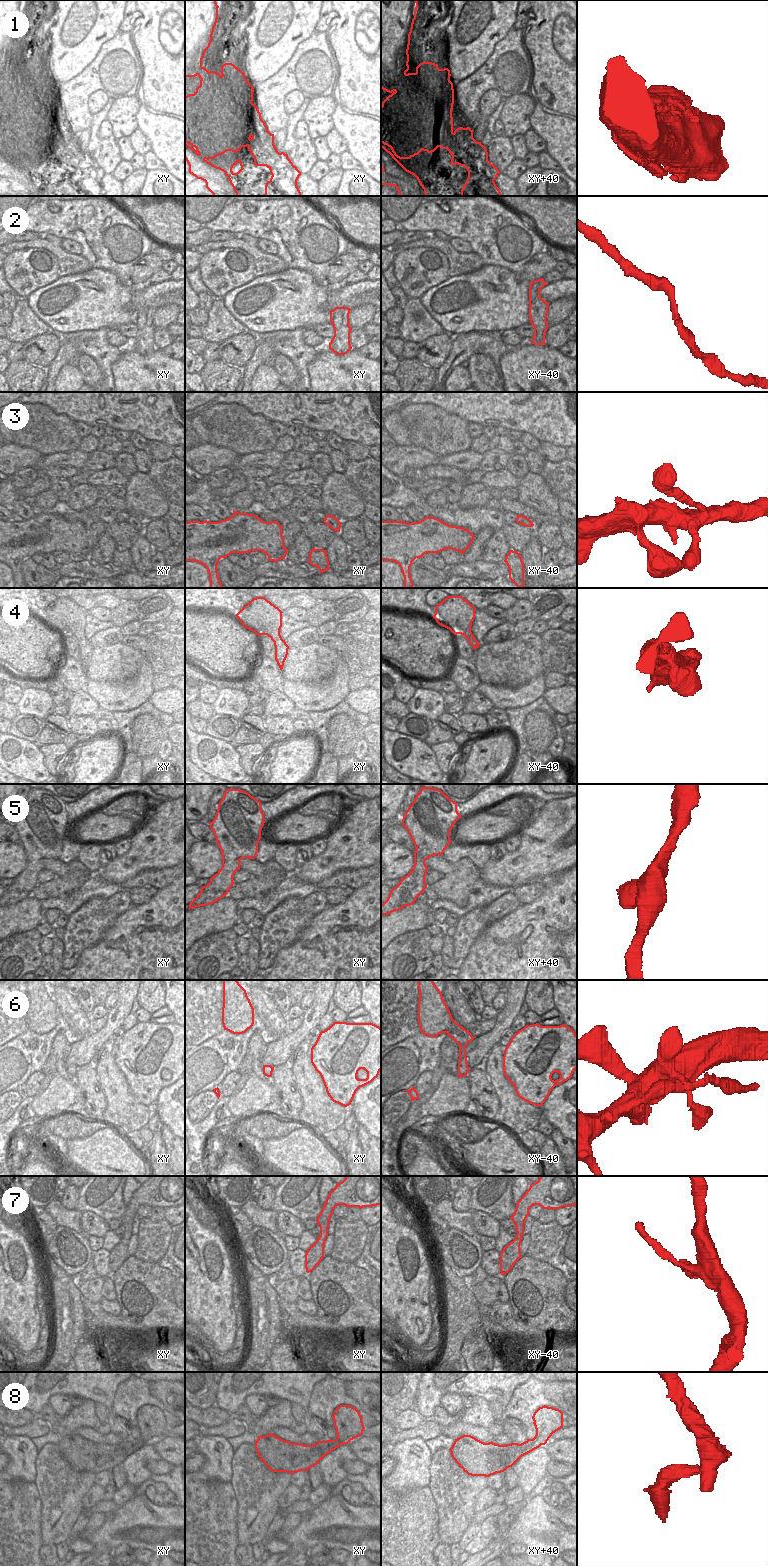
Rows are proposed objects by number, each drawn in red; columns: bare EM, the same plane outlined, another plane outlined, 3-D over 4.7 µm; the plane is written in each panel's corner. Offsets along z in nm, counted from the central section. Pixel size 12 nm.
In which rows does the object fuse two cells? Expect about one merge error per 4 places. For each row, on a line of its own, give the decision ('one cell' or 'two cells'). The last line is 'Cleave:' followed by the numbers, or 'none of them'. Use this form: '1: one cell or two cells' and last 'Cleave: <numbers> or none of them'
1: one cell
2: one cell
3: one cell
4: one cell
5: one cell
6: two cells
7: one cell
8: one cell
Cleave: 6

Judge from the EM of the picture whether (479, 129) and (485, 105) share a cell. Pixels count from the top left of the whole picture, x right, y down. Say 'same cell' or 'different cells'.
same cell

